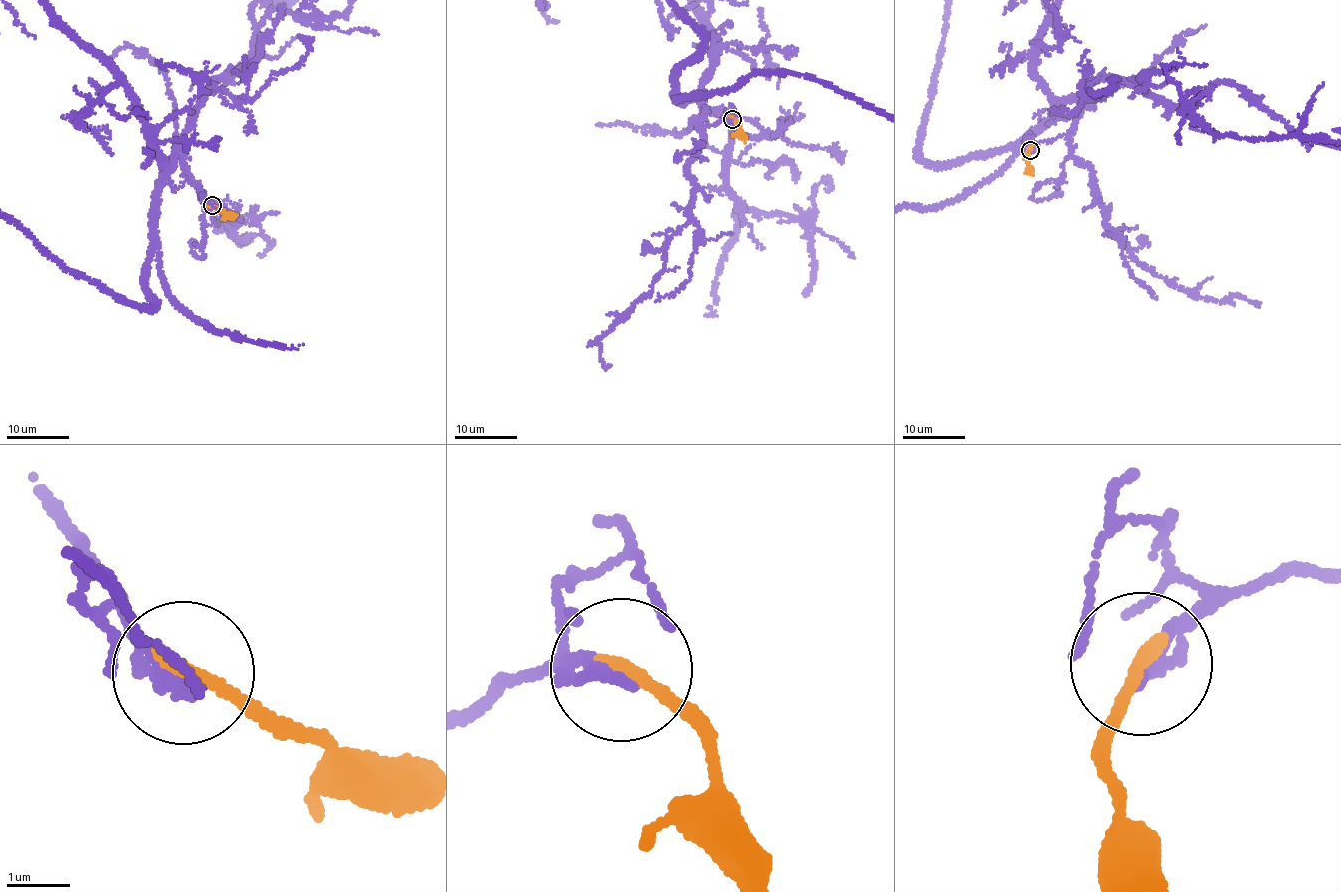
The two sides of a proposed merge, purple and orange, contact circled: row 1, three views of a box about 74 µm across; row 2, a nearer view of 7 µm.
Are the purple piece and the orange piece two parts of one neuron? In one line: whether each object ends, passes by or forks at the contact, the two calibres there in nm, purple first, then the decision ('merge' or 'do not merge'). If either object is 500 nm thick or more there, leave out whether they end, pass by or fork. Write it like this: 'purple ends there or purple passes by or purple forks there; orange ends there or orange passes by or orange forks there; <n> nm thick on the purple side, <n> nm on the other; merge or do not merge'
purple ends there; orange ends there; 240 nm thick on the purple side, 240 nm on the other; merge

